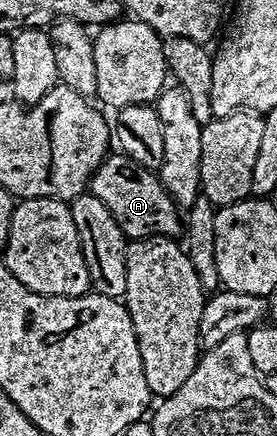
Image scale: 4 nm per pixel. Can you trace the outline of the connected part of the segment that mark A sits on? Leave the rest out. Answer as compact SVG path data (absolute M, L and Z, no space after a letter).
M123 152L109 153L102 165L92 173L90 192L106 204L110 216L118 220L118 228L122 228L124 237L129 240L181 233L181 211L160 182L159 173L142 168Z

